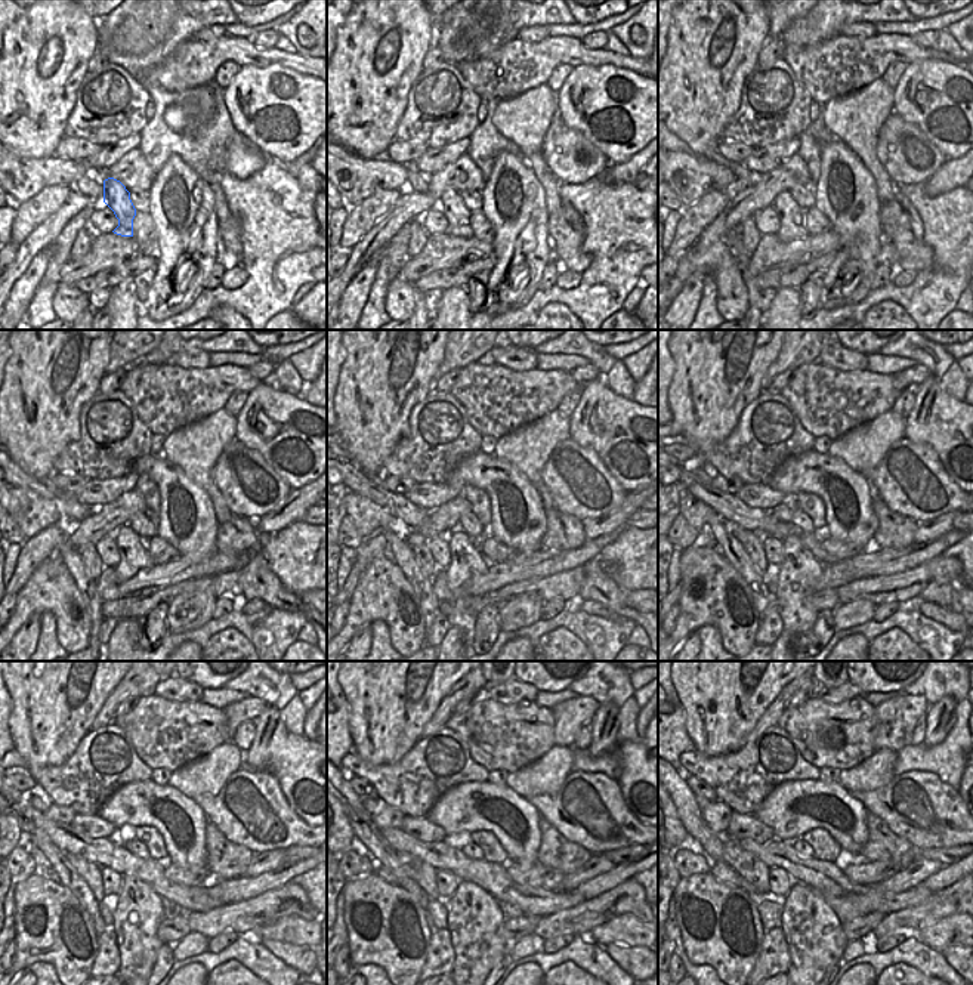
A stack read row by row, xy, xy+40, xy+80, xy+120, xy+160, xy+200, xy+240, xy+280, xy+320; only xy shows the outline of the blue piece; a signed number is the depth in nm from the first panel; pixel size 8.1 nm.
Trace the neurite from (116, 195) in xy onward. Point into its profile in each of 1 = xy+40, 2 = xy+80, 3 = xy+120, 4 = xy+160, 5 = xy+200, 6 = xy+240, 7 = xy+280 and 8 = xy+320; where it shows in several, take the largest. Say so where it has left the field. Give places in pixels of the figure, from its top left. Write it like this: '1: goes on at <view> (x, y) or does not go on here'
1: goes on at xy+40 (457, 215)
2: goes on at xy+80 (791, 216)
3: goes on at xy+120 (133, 556)
4: goes on at xy+160 (466, 561)
5: goes on at xy+200 (799, 570)
6: goes on at xy+240 (139, 910)
7: goes on at xy+280 (475, 917)
8: goes on at xy+320 (814, 933)

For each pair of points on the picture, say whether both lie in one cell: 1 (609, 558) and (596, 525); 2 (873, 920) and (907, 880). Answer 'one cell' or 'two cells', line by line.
1: two cells
2: two cells

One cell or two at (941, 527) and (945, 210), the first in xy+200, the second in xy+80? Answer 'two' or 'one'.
two

